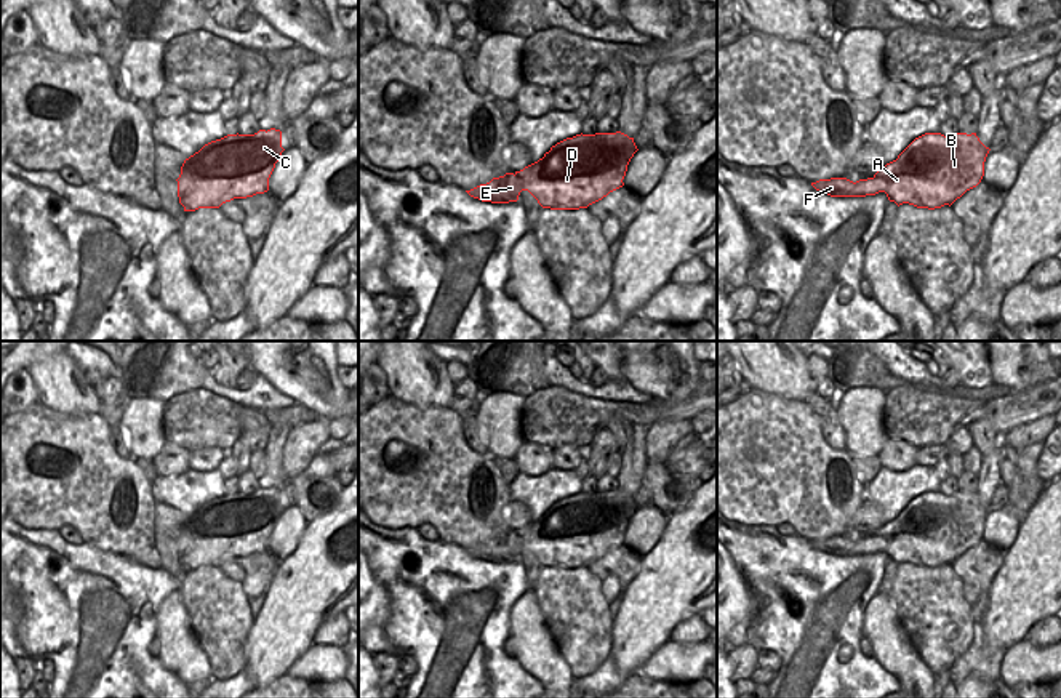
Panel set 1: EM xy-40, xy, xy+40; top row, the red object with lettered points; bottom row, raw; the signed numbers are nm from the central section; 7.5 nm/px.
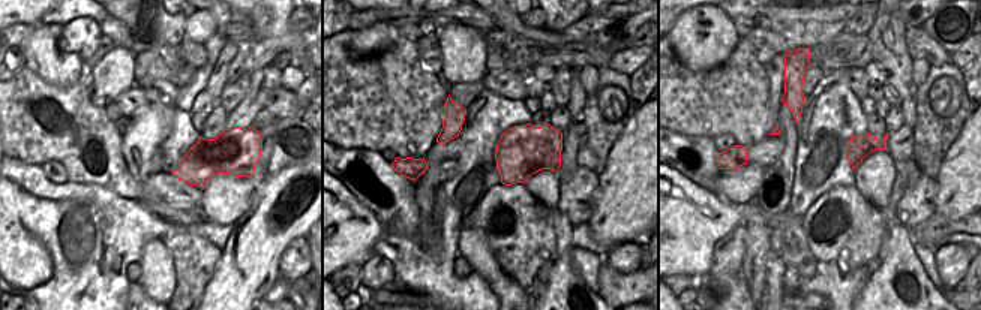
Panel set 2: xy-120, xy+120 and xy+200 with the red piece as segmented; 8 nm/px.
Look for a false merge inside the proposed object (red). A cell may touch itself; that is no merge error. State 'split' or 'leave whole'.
split

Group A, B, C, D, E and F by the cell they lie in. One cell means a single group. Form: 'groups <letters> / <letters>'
groups A B C D / E F

